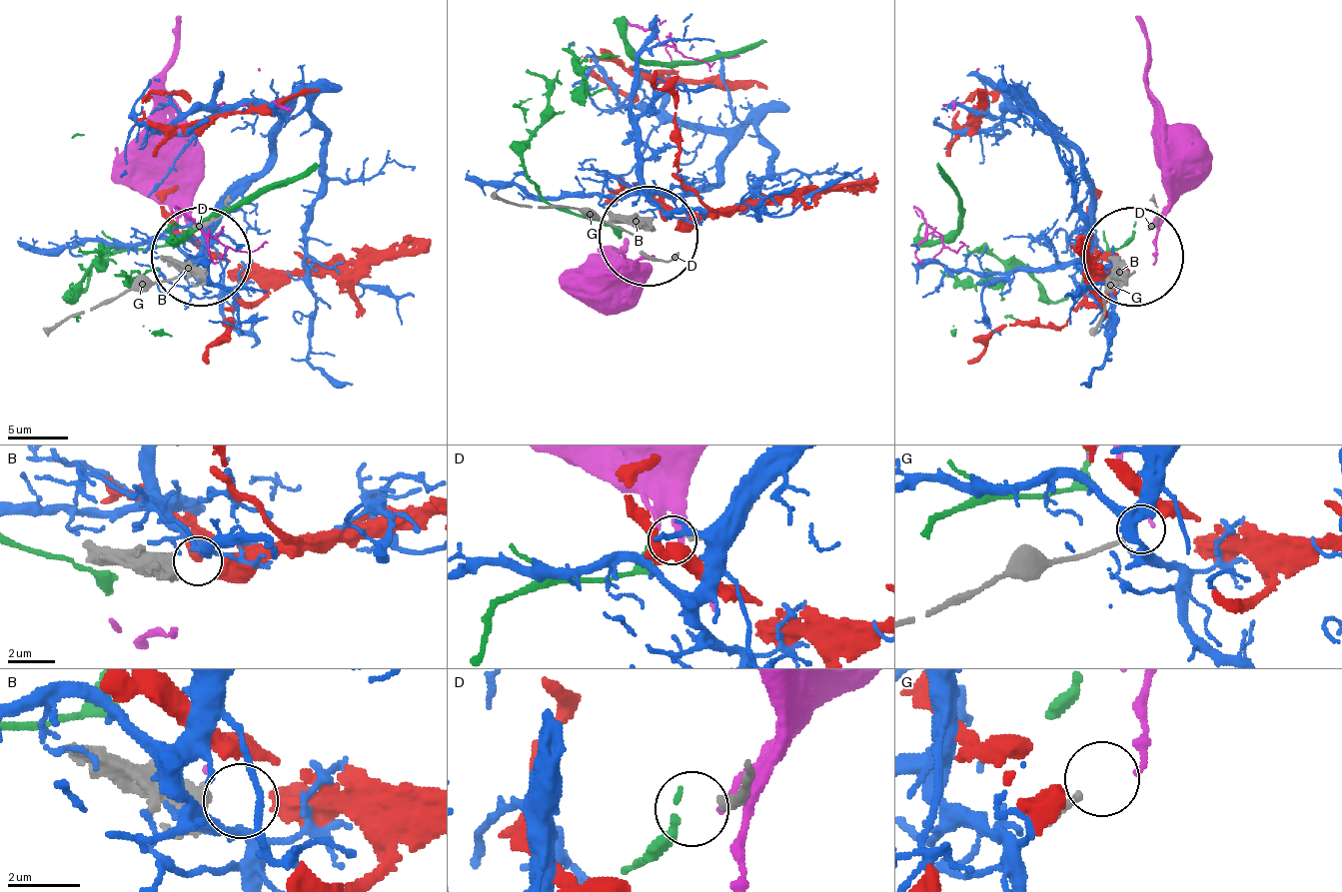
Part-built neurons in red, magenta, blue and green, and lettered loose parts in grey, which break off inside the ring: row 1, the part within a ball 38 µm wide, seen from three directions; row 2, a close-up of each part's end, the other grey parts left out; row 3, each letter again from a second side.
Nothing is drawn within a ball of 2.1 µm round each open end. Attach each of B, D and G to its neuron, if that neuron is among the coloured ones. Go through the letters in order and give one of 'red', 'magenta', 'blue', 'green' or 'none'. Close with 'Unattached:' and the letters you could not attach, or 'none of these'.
B: red
D: green
G: none
Unattached: G

